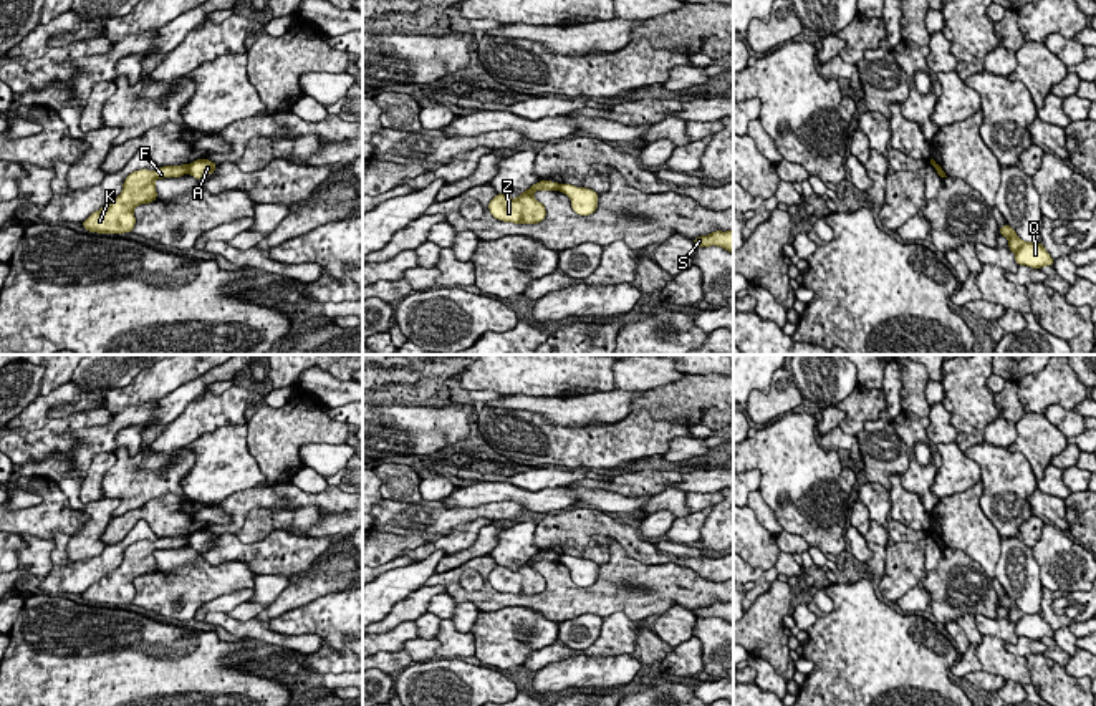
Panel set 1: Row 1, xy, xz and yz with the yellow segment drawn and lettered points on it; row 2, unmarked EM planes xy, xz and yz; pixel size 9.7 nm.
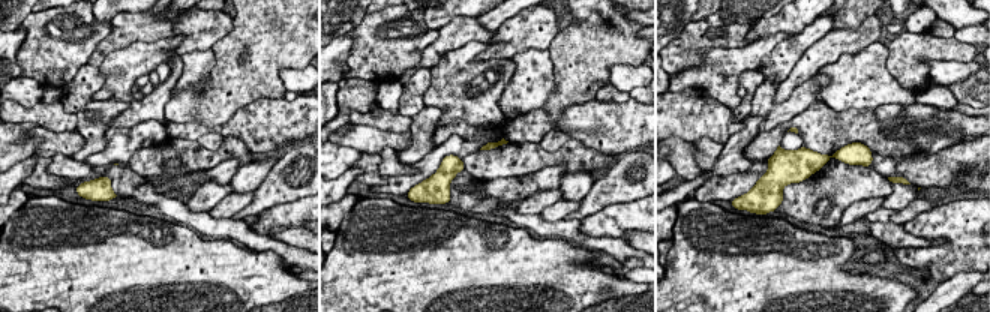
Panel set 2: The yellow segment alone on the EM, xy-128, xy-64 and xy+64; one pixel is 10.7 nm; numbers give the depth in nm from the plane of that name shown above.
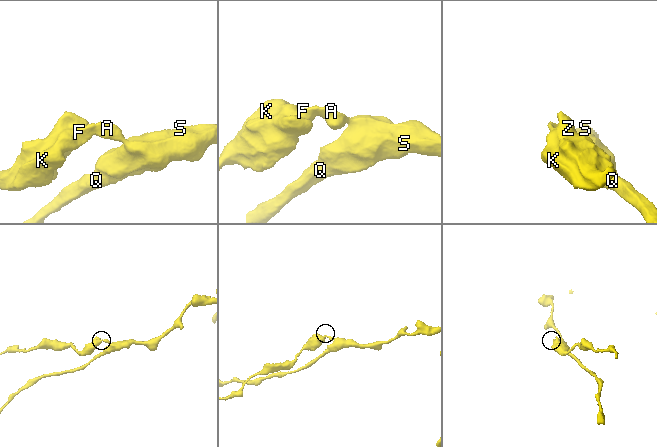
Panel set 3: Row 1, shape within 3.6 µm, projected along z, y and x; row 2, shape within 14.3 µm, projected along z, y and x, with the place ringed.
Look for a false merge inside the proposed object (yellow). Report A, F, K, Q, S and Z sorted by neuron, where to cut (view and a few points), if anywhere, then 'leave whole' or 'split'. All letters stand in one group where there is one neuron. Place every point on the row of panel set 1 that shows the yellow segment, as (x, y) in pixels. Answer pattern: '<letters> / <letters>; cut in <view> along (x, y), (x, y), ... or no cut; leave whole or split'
A Q S / F K Z; cut in xy along (187, 164), (189, 171); split

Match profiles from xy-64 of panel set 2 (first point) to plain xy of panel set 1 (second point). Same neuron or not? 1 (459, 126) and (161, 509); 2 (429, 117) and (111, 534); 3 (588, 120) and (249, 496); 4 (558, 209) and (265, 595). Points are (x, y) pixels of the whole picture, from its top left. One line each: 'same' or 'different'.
1: same
2: different
3: same
4: different

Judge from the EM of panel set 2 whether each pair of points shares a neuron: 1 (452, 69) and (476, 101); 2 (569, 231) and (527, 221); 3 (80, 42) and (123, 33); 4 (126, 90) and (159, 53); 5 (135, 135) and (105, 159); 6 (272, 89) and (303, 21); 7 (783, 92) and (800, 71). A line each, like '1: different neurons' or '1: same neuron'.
1: same neuron
2: same neuron
3: different neurons
4: same neuron
5: same neuron
6: same neuron
7: same neuron

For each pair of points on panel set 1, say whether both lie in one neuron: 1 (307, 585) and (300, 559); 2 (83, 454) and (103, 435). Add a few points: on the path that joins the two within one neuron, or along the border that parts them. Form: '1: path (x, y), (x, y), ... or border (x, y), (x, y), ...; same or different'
1: border (307, 572), (303, 575); different
2: path (88, 449), (98, 440); same

